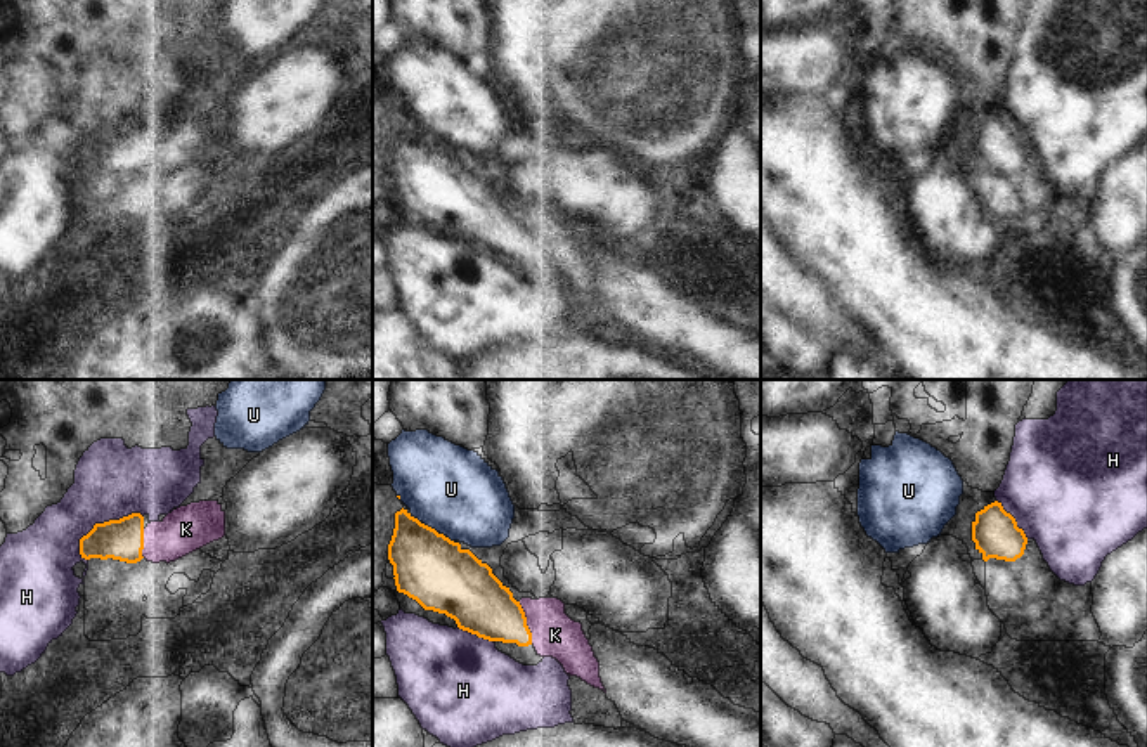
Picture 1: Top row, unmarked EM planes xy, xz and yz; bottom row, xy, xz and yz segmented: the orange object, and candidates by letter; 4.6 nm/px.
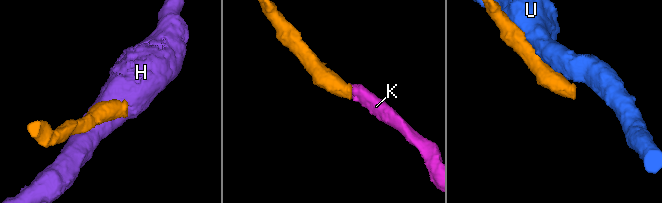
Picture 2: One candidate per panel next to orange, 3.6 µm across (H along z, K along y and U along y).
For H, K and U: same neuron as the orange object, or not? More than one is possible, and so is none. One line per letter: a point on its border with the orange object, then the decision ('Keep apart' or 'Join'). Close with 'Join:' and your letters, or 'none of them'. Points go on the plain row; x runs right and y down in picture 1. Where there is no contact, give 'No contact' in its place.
H: Touches orange at xy (104, 134). Keep apart
K: Touches orange at xz (525, 234). Join
U: Touches orange at xz (430, 139). Keep apart
Join: K.

